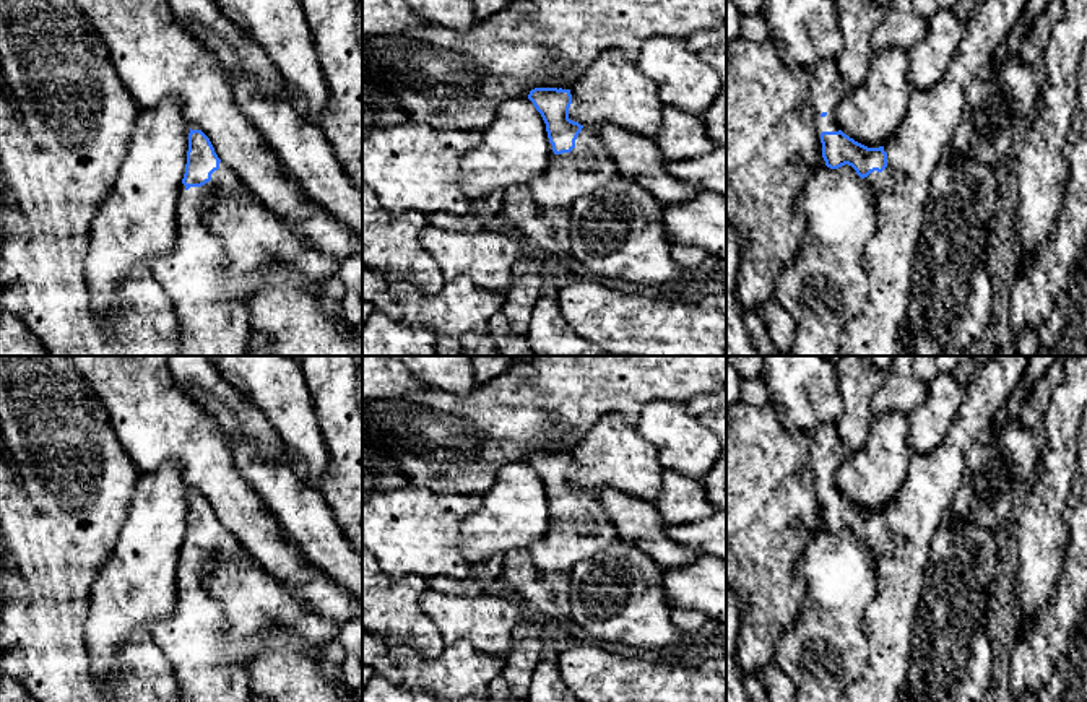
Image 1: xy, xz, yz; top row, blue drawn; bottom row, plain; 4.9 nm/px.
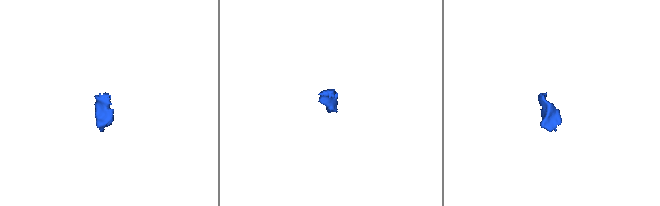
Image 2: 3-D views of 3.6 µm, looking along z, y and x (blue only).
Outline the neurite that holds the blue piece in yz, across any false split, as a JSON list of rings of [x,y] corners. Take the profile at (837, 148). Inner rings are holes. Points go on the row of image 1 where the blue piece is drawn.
[[[983,0],[978,3],[965,21],[959,50],[942,80],[929,91],[912,88],[903,122],[897,133],[879,148],[868,148],[840,130],[835,109],[843,91],[837,62],[824,60],[816,67],[809,93],[825,166],[830,169],[851,166],[871,188],[877,214],[877,229],[864,247],[864,268],[869,280],[868,304],[847,323],[840,336],[838,356],[897,356],[899,332],[910,301],[913,262],[934,169],[962,120],[968,86],[991,65],[996,50],[1007,41],[1025,6],[1027,0]]]

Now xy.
[[[192,127],[185,174],[175,203],[175,245],[169,255],[149,262],[151,273],[166,289],[180,323],[180,356],[249,356],[250,314],[240,297],[250,286],[234,294],[221,284],[226,266],[223,242],[203,221],[203,211],[219,197],[255,198],[240,177],[218,158],[210,138]]]

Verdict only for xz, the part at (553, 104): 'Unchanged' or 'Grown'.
Grown

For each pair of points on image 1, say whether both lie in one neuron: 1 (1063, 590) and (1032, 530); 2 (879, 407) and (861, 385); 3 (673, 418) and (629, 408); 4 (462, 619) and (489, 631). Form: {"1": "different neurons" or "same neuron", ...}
{"1": "different neurons", "2": "different neurons", "3": "different neurons", "4": "same neuron"}

